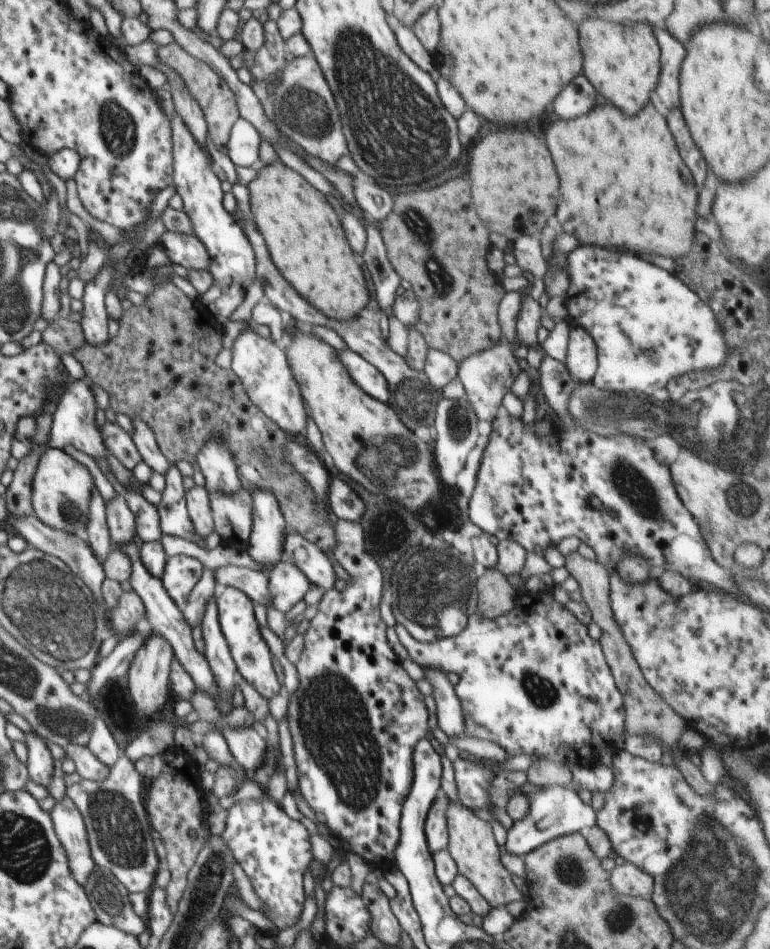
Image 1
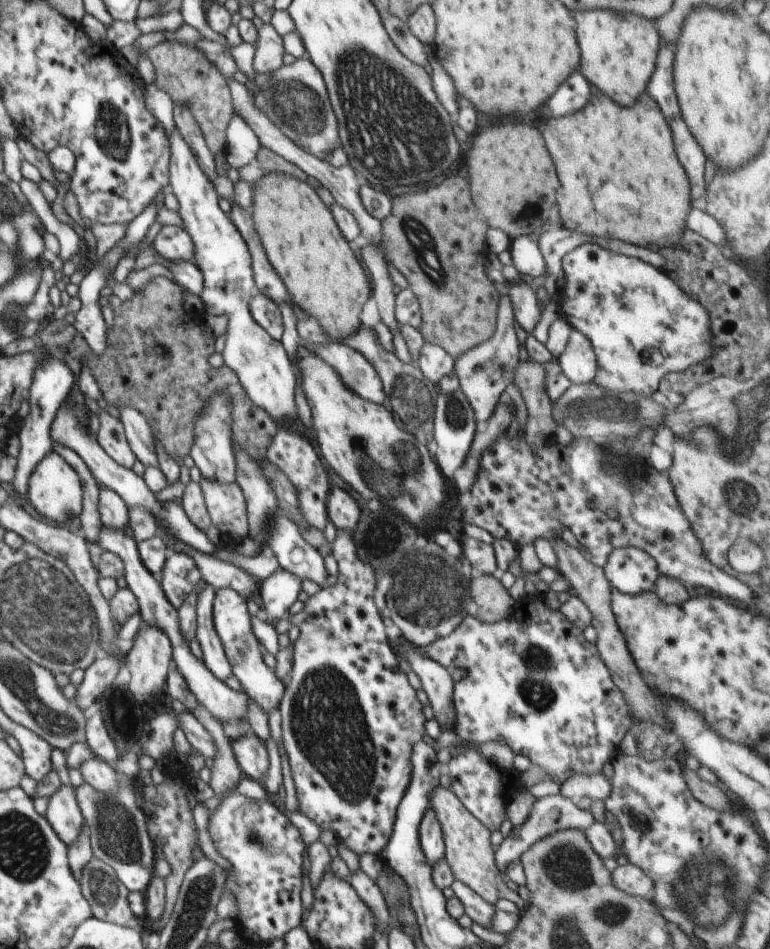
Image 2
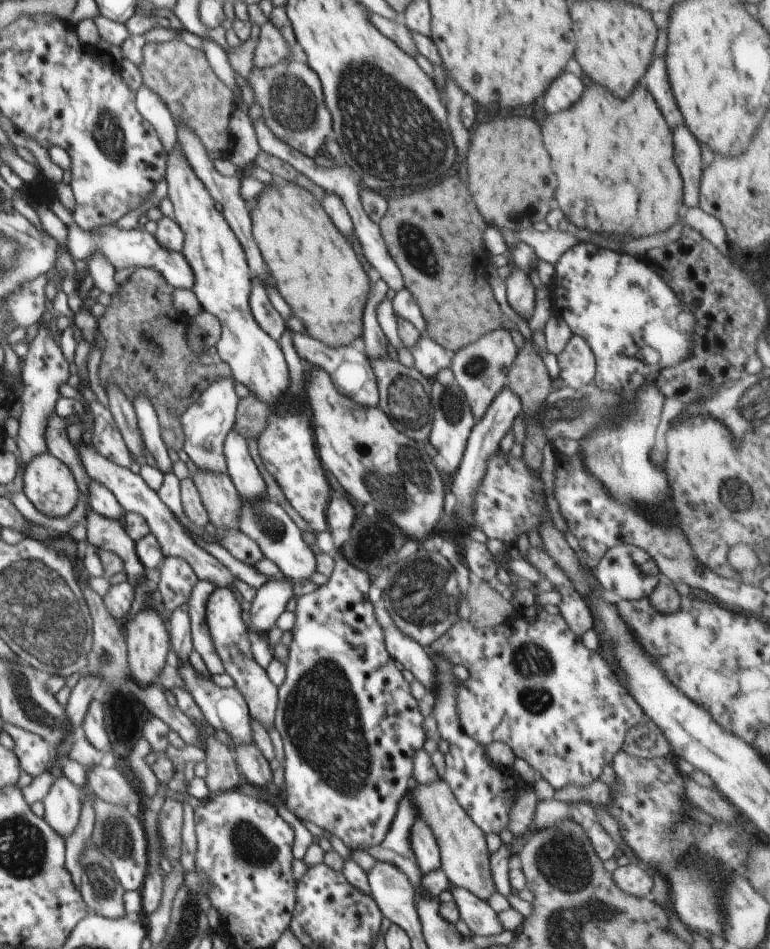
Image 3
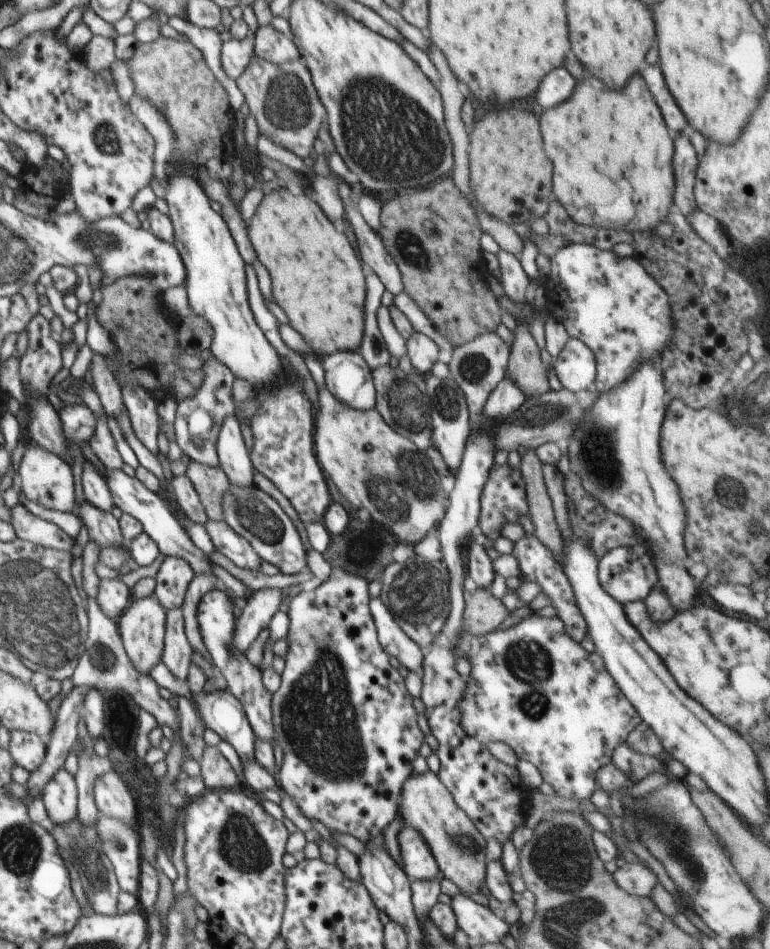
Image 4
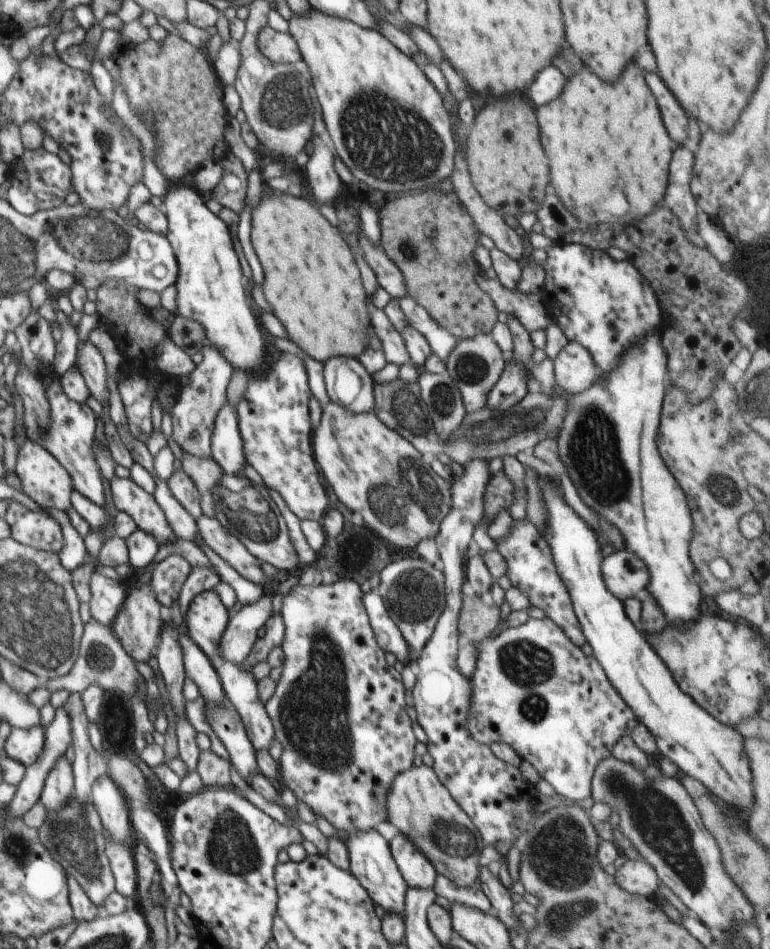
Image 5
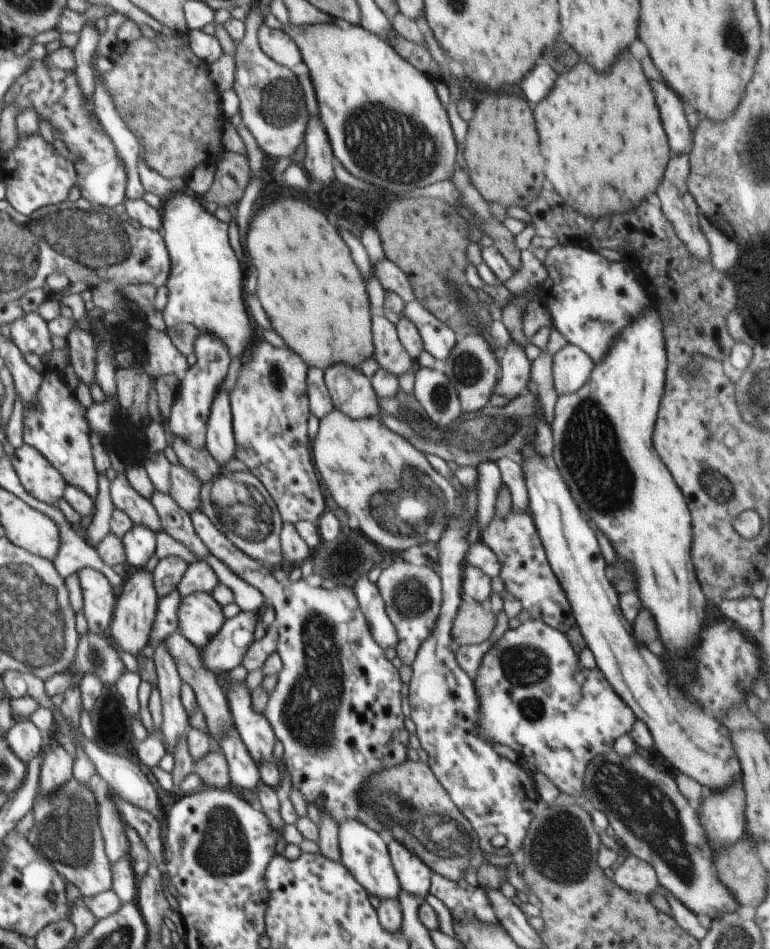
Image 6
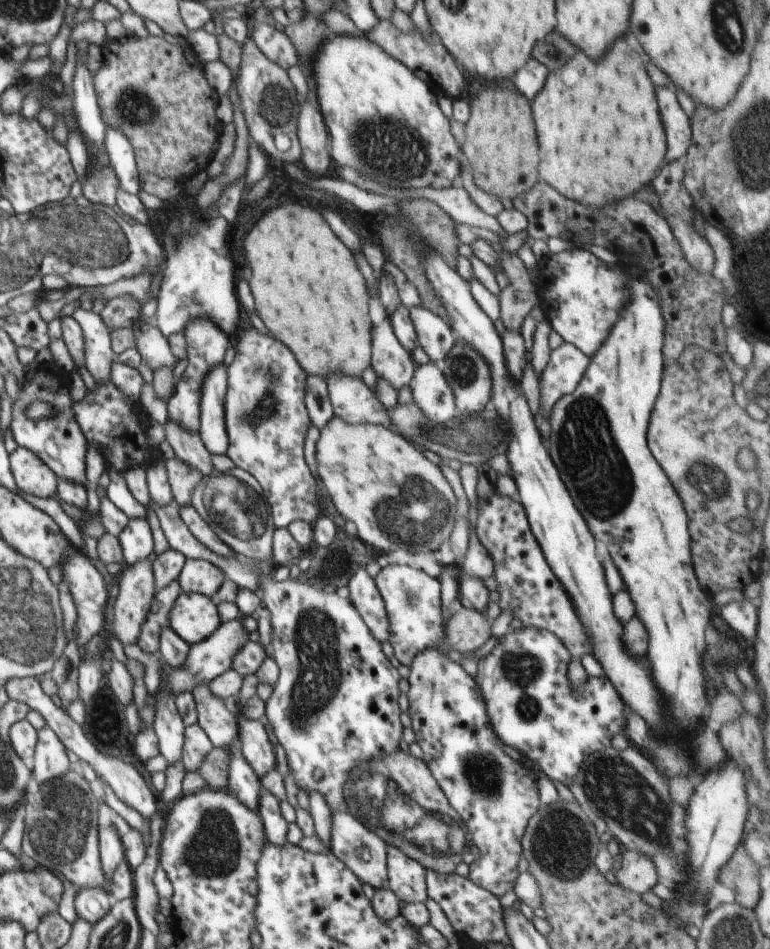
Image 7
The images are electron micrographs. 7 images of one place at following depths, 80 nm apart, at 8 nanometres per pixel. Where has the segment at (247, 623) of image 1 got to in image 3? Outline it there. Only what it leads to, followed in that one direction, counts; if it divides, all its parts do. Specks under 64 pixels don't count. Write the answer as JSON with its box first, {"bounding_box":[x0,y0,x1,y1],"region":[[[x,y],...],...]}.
{"bounding_box":[207,587,279,730],"region":[[[216,587],[207,602],[207,625],[226,673],[234,679],[235,687],[246,699],[251,718],[259,720],[269,730],[271,726],[274,726],[279,687],[270,680],[266,669],[258,665],[250,651],[253,638],[249,638],[247,626],[242,619],[242,611],[239,595],[234,589]]]}

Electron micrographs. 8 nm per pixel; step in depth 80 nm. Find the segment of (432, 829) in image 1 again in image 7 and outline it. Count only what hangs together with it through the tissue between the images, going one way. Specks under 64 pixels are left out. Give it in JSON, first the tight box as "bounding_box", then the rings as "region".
{"bounding_box":[387,846,427,903],"region":[[[387,846],[388,889],[396,894],[399,902],[425,903],[427,900],[426,869],[420,862],[406,857],[398,848]]]}

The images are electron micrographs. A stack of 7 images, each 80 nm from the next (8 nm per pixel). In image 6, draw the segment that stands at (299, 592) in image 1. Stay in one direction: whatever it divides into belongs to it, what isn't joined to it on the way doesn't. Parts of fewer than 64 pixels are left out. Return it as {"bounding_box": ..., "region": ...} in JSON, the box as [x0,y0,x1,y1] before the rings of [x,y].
{"bounding_box":[201,610,262,676],"region":[[[241,610],[236,616],[226,619],[218,634],[201,650],[203,665],[218,676],[241,664],[250,645],[255,641],[254,628],[259,614],[262,615],[262,610]]]}

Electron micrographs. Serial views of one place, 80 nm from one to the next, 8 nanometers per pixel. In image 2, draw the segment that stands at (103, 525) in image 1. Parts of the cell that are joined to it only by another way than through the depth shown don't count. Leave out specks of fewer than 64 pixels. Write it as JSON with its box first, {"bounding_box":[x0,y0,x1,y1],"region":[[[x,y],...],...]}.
{"bounding_box":[53,445,103,543],"region":[[[53,445],[53,450],[64,457],[64,460],[74,467],[83,482],[83,511],[81,512],[81,528],[84,530],[88,543],[96,543],[103,526],[99,513],[99,486],[95,476],[86,466],[81,456],[68,447]]]}

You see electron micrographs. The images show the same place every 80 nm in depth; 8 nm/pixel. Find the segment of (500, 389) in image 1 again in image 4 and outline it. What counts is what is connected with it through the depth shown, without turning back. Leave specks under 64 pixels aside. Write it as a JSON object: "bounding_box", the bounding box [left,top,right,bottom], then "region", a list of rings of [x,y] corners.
{"bounding_box":[447,331,511,415],"region":[[[488,331],[478,335],[474,340],[453,349],[450,362],[447,364],[452,378],[463,390],[471,415],[479,415],[485,406],[487,398],[507,376],[511,346],[496,335],[495,331]]]}

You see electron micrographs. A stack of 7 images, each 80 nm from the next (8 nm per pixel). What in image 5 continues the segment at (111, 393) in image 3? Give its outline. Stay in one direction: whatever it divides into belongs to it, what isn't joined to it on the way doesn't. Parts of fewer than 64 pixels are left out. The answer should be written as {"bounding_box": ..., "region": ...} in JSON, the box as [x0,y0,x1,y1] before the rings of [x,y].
{"bounding_box":[77,342,109,403],"region":[[[90,342],[81,343],[77,350],[78,370],[85,378],[91,396],[105,403],[109,400],[109,374],[100,351]]]}

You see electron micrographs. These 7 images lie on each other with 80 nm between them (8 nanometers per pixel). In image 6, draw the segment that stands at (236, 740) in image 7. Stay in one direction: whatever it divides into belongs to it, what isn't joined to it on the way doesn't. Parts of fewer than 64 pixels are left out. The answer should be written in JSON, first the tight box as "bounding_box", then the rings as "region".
{"bounding_box":[165,632,232,742],"region":[[[181,632],[171,634],[165,643],[176,661],[180,678],[194,689],[197,706],[200,706],[204,712],[210,734],[220,742],[221,738],[231,729],[232,716],[227,696],[218,683],[217,676],[210,669],[207,669],[206,665],[203,665],[201,650],[194,646]]]}

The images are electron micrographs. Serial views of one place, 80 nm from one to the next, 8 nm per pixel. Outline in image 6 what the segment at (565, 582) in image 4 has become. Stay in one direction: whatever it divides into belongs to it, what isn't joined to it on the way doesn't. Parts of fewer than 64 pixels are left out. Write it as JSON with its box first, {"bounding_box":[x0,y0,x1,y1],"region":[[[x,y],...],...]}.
{"bounding_box":[480,510,587,654],"region":[[[528,510],[518,514],[511,512],[504,520],[498,518],[495,513],[488,528],[480,531],[480,540],[498,557],[501,564],[499,576],[505,582],[505,588],[520,600],[523,608],[530,612],[531,618],[544,621],[548,626],[562,631],[577,654],[581,654],[587,644],[572,614],[565,590],[551,569],[545,548]]]}

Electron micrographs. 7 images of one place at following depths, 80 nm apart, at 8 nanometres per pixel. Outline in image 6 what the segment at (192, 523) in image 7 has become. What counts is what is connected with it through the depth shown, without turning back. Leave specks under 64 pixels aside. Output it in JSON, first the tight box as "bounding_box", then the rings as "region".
{"bounding_box":[190,510,409,825],"region":[[[200,510],[190,513],[191,521],[193,522],[196,534],[200,537],[200,540],[208,548],[209,552],[216,555],[224,564],[228,565],[239,577],[242,577],[248,584],[255,586],[263,592],[265,602],[264,606],[272,605],[276,612],[275,622],[279,632],[277,642],[277,652],[283,662],[281,671],[278,673],[278,681],[274,691],[269,694],[269,699],[264,709],[263,715],[268,719],[268,722],[272,725],[277,740],[282,742],[284,747],[284,753],[282,756],[282,763],[290,773],[290,782],[294,789],[298,789],[307,800],[308,803],[314,803],[317,808],[319,807],[326,815],[332,820],[335,820],[338,825],[344,823],[347,820],[358,821],[358,811],[360,810],[359,794],[362,790],[368,788],[369,778],[380,773],[383,770],[401,765],[408,760],[408,737],[409,732],[404,727],[404,714],[402,713],[402,697],[400,697],[400,688],[402,688],[402,681],[398,674],[398,669],[392,665],[385,657],[385,650],[374,640],[372,633],[369,629],[368,621],[364,616],[364,613],[360,610],[359,602],[353,587],[346,585],[336,585],[332,589],[326,589],[323,587],[313,587],[306,583],[304,579],[300,579],[296,582],[288,582],[283,584],[278,582],[272,573],[266,568],[266,566],[256,559],[250,558],[245,552],[242,552],[240,548],[233,544],[233,542],[222,533],[211,520],[206,516],[206,513],[202,513]]]}

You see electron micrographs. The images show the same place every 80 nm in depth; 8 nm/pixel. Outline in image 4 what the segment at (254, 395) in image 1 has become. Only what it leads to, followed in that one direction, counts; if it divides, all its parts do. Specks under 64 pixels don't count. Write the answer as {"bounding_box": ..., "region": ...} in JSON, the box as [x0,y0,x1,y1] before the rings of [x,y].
{"bounding_box":[164,170,282,389],"region":[[[180,170],[171,171],[165,189],[164,199],[169,206],[169,217],[175,228],[174,246],[178,249],[187,272],[184,286],[187,290],[188,300],[194,314],[206,317],[206,320],[212,325],[214,334],[210,349],[213,355],[232,371],[235,378],[248,381],[255,389],[274,388],[278,385],[278,377],[282,375],[282,362],[280,361],[282,356],[270,344],[255,321],[247,293],[245,270],[247,264],[236,246],[225,219],[218,214],[218,211],[215,212],[212,209],[209,196],[192,176],[187,176]]]}

